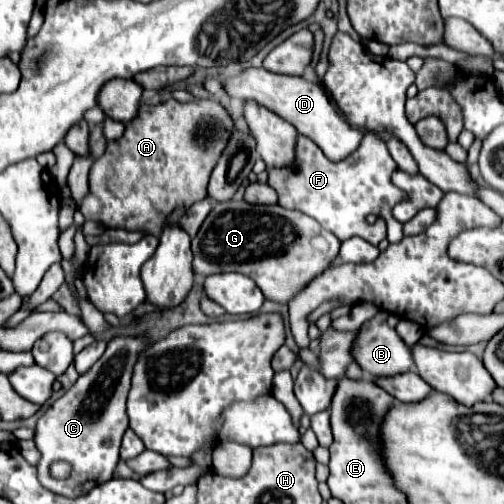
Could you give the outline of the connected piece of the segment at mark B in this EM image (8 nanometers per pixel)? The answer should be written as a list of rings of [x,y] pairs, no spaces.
[[[380,310],[358,330],[358,342],[354,342],[354,362],[368,376],[394,376],[414,370],[410,348],[388,326],[386,318],[388,314]]]

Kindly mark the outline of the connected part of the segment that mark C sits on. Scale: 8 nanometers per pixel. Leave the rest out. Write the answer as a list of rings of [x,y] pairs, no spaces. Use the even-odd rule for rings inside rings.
[[[112,338],[100,360],[86,374],[82,374],[78,382],[38,420],[34,442],[42,452],[42,458],[38,462],[38,480],[42,482],[42,486],[66,498],[76,498],[88,488],[112,478],[118,464],[120,440],[128,428],[126,396],[130,392],[134,362],[146,346],[146,338]],[[58,460],[72,466],[72,472],[66,480],[54,480],[50,476],[50,464]]]

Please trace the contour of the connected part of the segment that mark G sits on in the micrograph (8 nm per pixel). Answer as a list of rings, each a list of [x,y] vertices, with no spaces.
[[[218,202],[192,238],[194,272],[212,276],[218,272],[242,272],[254,278],[268,300],[288,302],[338,256],[340,240],[298,210],[280,206],[256,206],[248,202]]]

